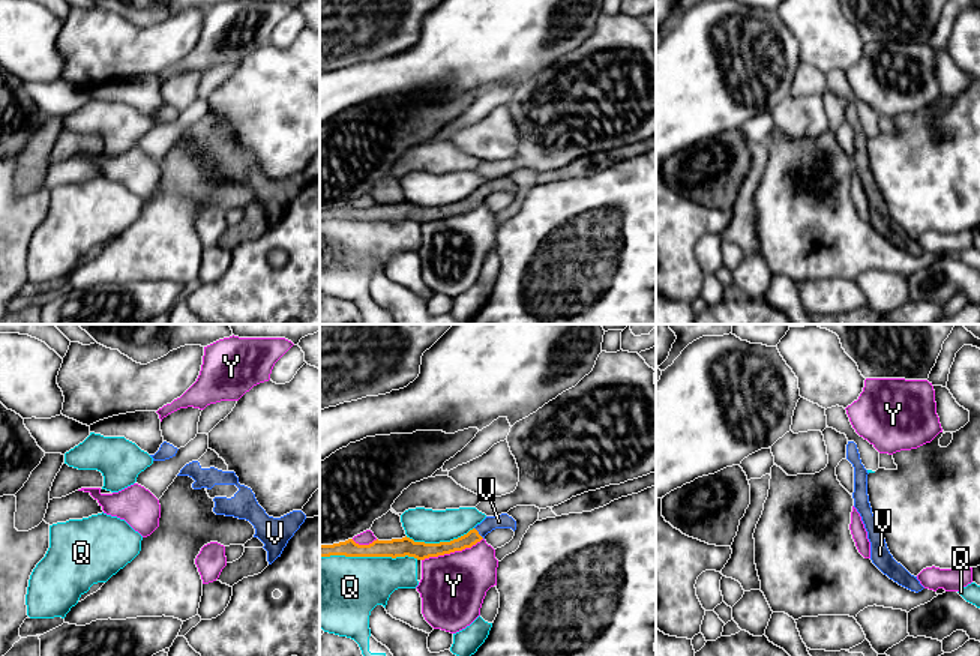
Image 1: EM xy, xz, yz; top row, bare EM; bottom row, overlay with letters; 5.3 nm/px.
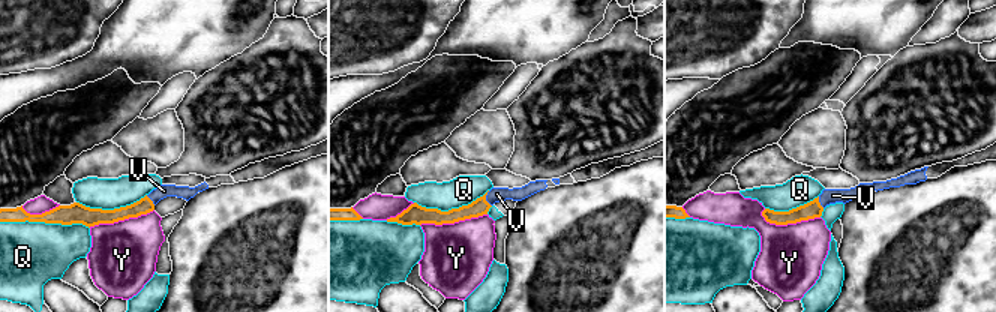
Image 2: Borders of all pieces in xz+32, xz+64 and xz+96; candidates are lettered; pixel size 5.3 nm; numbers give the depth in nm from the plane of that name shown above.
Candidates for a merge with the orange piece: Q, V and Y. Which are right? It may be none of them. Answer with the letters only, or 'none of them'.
V

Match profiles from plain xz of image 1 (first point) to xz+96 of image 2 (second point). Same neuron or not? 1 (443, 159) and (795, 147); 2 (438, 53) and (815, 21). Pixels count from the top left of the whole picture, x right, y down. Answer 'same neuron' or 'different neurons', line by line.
1: different neurons
2: same neuron

